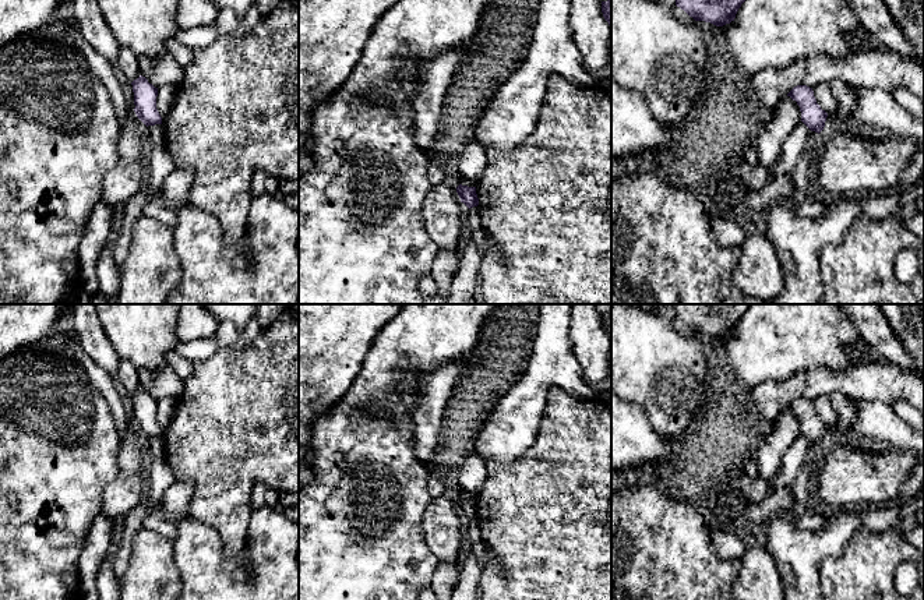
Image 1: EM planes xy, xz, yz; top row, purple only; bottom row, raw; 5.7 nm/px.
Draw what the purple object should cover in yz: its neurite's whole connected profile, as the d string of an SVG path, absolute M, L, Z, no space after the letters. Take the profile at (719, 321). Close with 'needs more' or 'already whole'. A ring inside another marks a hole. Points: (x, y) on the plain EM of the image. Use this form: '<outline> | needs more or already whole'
M676 304L676 318L695 333L723 339L736 327L751 304Z | already whole

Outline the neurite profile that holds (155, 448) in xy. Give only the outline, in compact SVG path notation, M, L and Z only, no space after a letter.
M163 435L162 437L155 437L155 438L148 438L148 453L151 455L151 459L159 459L165 456L165 441Z

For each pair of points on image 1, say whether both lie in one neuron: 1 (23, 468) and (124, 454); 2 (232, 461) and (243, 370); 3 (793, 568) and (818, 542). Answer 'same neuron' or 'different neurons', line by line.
1: different neurons
2: same neuron
3: same neuron

